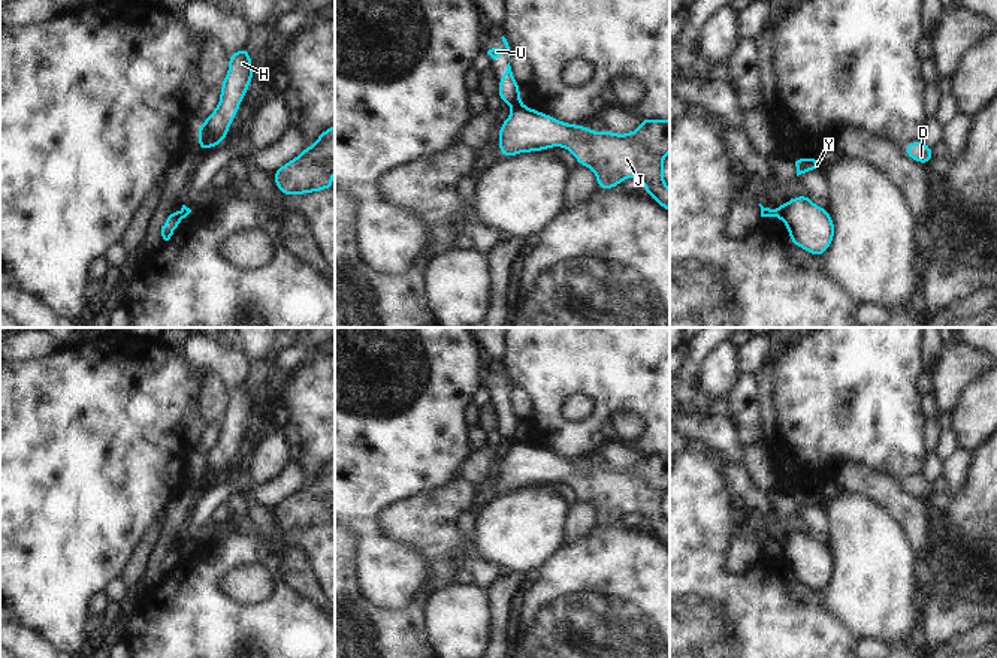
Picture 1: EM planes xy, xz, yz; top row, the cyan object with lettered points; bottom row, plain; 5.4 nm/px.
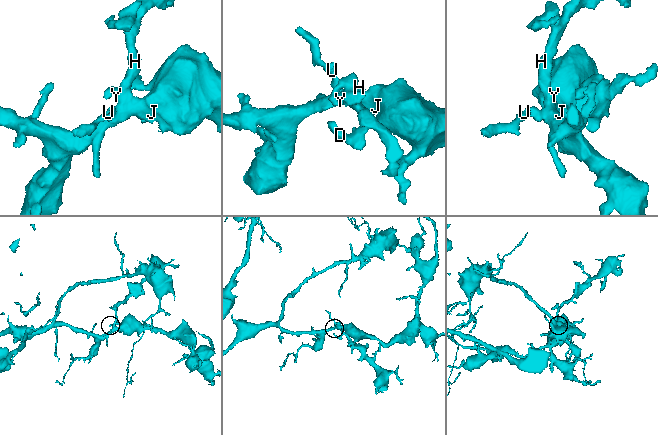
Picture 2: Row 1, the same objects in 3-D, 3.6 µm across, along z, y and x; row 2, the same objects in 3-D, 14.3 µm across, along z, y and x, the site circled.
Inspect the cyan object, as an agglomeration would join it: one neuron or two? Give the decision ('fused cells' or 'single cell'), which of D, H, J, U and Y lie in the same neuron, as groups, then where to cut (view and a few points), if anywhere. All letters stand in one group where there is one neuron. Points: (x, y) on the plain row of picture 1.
fused cells; D H J Y / U; cut in yz along (776, 545), (779, 552)

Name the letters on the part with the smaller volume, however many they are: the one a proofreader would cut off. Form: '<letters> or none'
U

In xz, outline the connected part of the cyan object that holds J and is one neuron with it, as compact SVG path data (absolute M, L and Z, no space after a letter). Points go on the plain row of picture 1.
M519 437L498 465L498 485L510 494L520 488L562 482L575 492L578 501L595 507L598 523L610 525L635 511L643 517L644 526L670 547L670 523L664 516L670 455L640 456L640 462L629 468L617 470L607 464L602 468L587 461L564 458Z

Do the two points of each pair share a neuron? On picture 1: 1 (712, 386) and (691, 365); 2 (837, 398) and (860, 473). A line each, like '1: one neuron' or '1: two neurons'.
1: two neurons
2: two neurons

